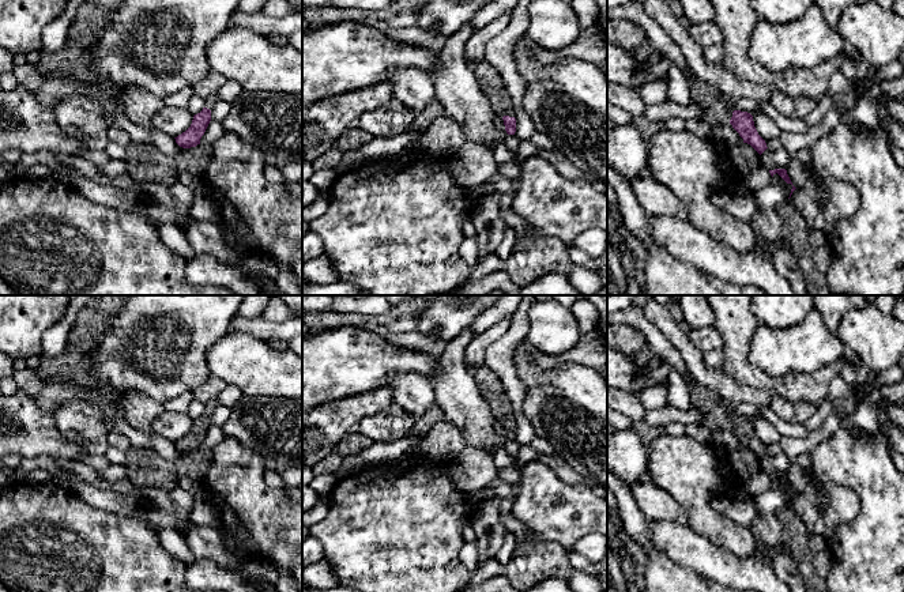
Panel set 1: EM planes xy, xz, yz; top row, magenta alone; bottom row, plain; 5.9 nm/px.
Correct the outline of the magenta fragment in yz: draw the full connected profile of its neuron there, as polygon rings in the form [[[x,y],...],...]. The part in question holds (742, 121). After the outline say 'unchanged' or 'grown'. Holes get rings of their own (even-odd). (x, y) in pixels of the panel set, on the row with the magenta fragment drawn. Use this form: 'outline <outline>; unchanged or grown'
outline [[[692,69],[685,76],[690,84],[690,101],[707,112],[703,120],[709,127],[730,122],[743,143],[750,144],[760,155],[768,148],[765,140],[758,135],[750,113],[735,110],[726,102],[726,95],[716,86],[698,80]]]; grown

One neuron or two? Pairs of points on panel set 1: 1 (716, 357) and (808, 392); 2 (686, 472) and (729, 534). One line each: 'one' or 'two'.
1: two
2: one

